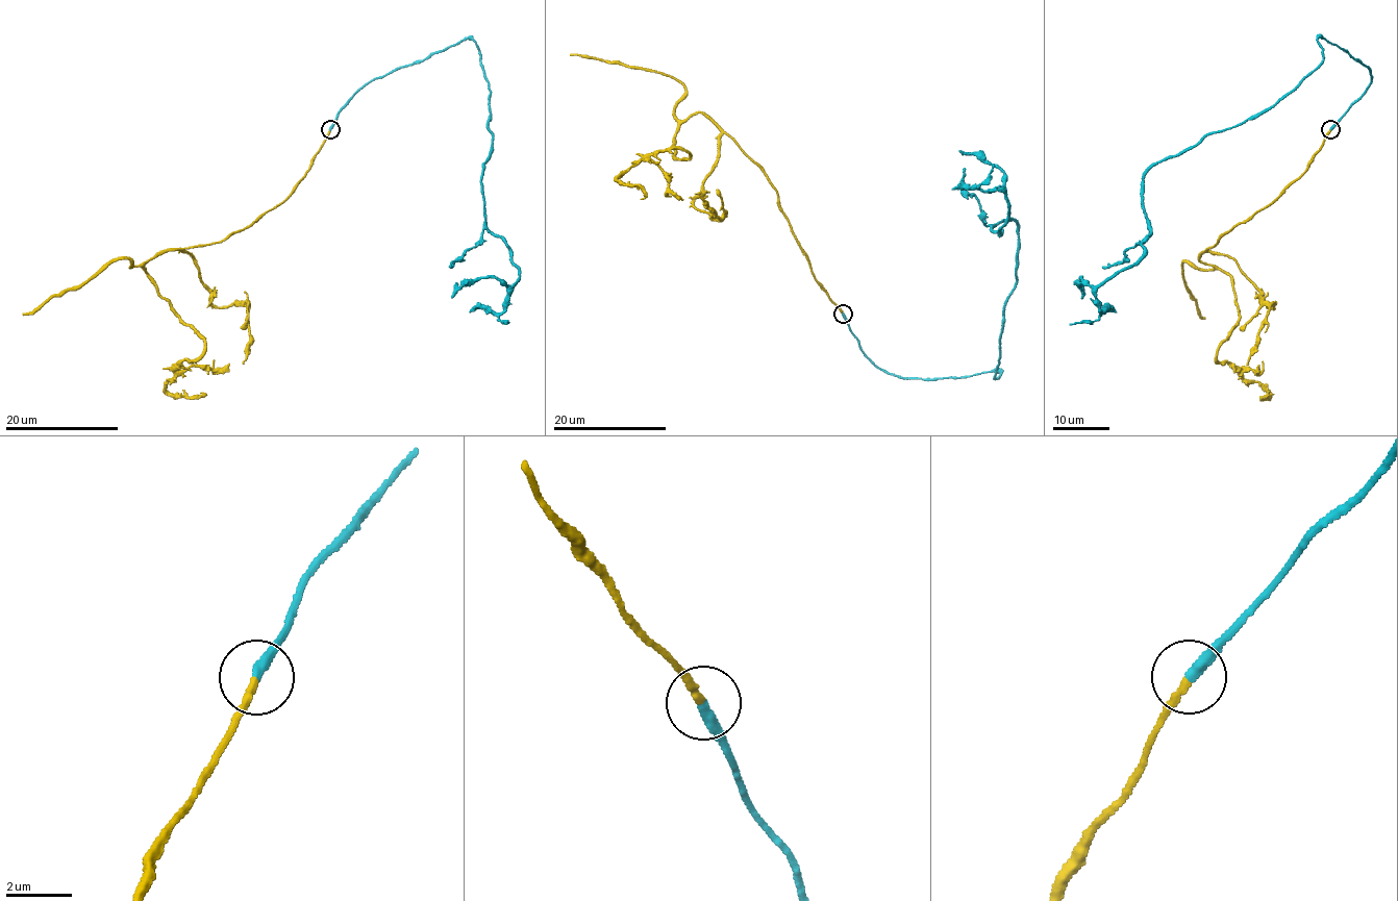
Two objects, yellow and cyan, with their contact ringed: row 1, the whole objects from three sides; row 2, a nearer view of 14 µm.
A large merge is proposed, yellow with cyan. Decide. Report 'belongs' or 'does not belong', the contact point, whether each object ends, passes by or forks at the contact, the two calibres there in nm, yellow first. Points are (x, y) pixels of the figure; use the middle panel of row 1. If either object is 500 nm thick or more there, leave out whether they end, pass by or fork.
belongs; place (843, 314); yellow ends; cyan ends; calibres 240 and 320 nm

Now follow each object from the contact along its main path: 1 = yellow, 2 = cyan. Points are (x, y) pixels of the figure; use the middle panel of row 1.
1: (843, 313), (762, 167), (701, 113), (673, 139), (675, 158), (688, 158), (658, 150), (619, 177), (640, 199)
2: (843, 313), (882, 370), (1002, 373), (1019, 235), (1015, 221), (993, 230), (1009, 208), (1000, 169), (959, 150)

